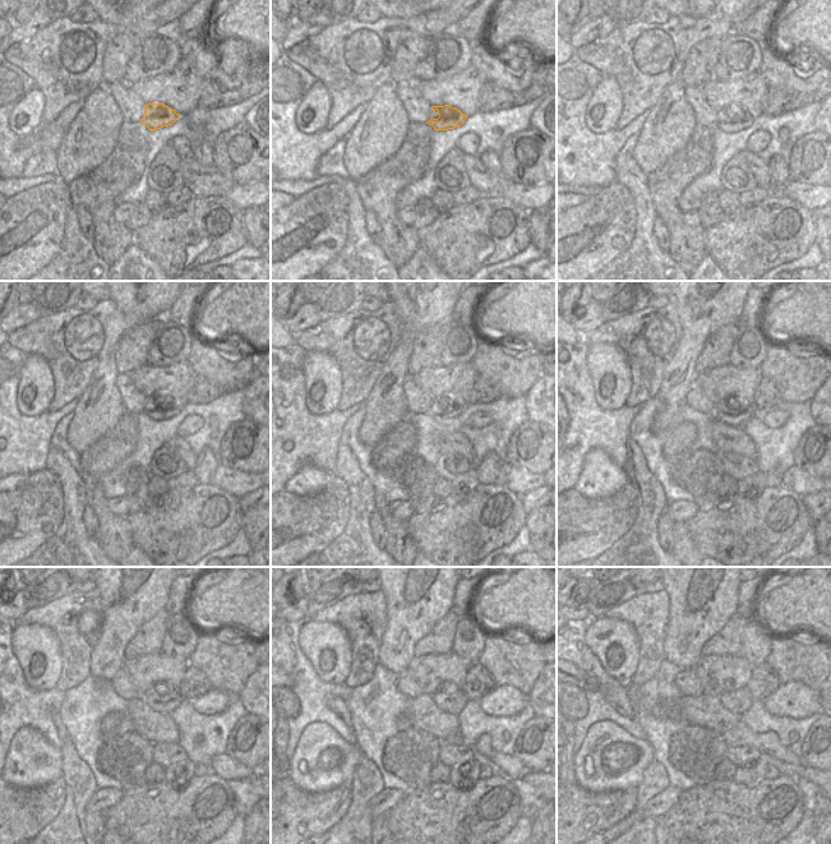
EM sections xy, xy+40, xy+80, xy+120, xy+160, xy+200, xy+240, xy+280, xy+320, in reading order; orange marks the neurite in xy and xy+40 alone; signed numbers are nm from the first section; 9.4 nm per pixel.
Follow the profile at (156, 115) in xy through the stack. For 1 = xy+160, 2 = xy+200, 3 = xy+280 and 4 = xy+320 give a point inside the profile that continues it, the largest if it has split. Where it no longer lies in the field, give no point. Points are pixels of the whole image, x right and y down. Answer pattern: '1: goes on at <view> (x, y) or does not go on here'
1: goes on at xy+160 (458, 409)
2: goes on at xy+200 (735, 419)
3: goes on at xy+280 (453, 702)
4: goes on at xy+320 (739, 701)

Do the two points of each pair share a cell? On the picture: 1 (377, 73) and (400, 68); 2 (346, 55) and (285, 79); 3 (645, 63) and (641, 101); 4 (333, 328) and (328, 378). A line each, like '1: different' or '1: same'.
1: different
2: different
3: same
4: different

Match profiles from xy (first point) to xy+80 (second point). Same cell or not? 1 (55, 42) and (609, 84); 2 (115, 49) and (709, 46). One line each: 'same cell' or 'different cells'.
1: different cells
2: same cell

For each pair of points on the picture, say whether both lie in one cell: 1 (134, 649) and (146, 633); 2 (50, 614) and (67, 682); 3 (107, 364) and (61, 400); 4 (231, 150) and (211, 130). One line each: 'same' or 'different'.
1: same
2: same
3: different
4: different

